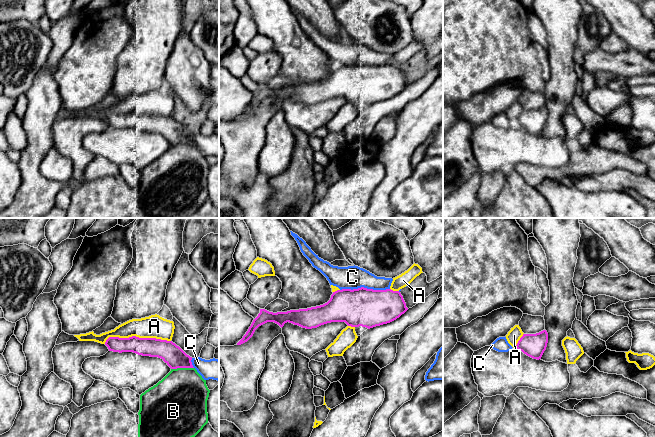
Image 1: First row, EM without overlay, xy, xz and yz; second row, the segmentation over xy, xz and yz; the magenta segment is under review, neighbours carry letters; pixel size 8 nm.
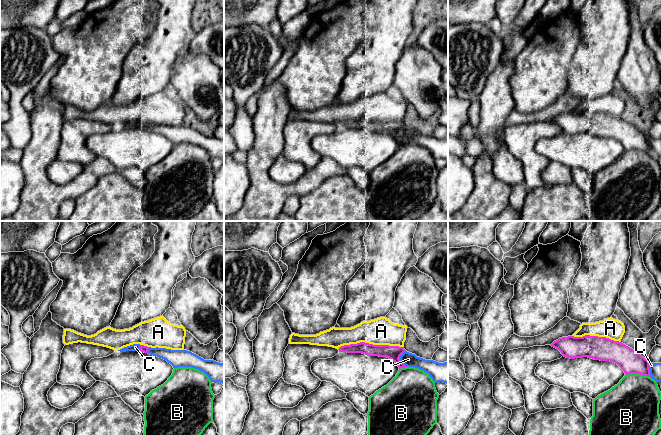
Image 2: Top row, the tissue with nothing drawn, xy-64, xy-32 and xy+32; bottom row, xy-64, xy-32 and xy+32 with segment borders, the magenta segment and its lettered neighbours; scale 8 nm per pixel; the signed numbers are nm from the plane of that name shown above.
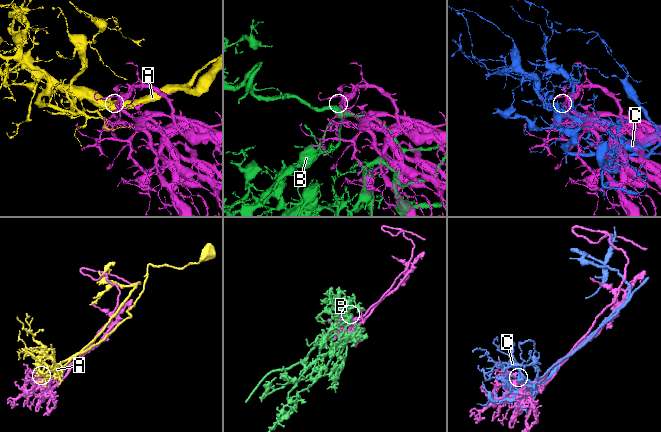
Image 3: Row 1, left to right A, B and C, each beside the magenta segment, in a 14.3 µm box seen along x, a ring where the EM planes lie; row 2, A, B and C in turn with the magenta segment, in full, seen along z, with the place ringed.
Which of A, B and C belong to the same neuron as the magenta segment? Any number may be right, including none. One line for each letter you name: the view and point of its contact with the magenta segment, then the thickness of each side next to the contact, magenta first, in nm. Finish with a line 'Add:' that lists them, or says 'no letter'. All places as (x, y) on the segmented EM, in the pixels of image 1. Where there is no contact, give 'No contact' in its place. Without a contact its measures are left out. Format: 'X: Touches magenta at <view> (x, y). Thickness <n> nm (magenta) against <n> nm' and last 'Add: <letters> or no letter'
Add: no letter

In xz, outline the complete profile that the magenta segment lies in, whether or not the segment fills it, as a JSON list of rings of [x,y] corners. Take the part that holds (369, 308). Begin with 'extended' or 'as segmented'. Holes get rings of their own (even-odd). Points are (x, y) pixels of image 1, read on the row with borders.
as segmented; [[[364,287],[337,290],[327,303],[316,307],[277,313],[260,309],[260,313],[237,345],[247,342],[255,330],[267,322],[274,322],[281,328],[289,322],[306,329],[331,322],[345,322],[351,327],[362,326],[370,329],[396,320],[407,310],[399,291]]]

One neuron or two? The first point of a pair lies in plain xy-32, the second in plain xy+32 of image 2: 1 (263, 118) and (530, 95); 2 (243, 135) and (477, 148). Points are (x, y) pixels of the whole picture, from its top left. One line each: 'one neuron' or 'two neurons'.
1: two neurons
2: one neuron

